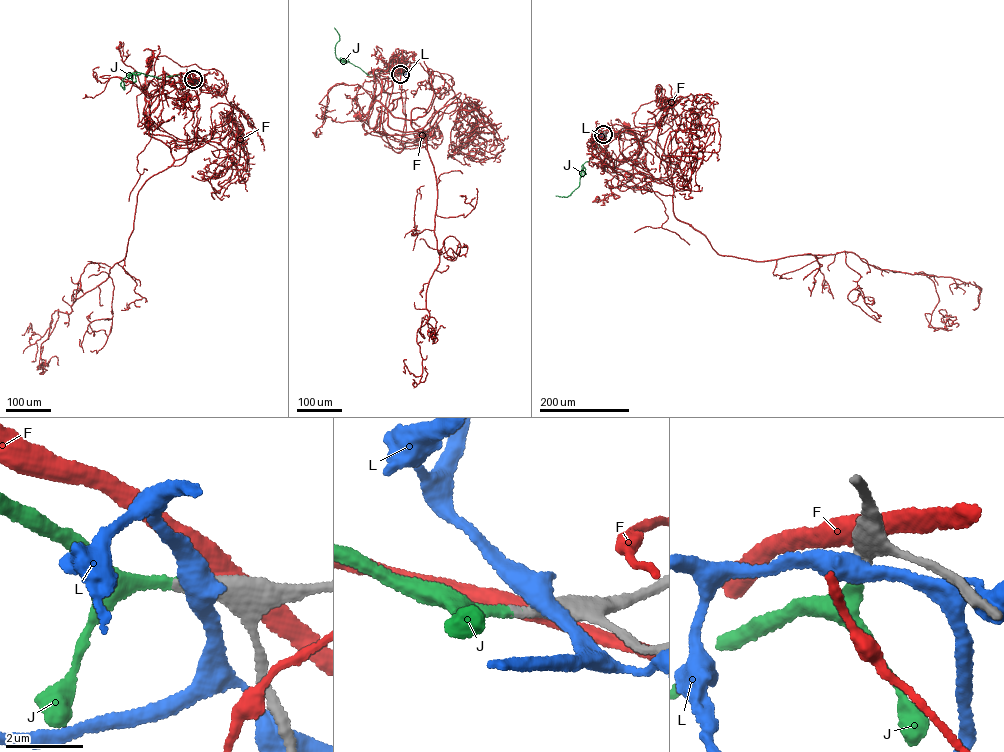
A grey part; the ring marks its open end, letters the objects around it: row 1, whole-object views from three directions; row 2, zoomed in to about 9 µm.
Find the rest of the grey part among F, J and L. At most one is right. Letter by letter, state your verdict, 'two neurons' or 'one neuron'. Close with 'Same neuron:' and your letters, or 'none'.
F: two neurons
J: one neuron
L: two neurons
Same neuron: J

